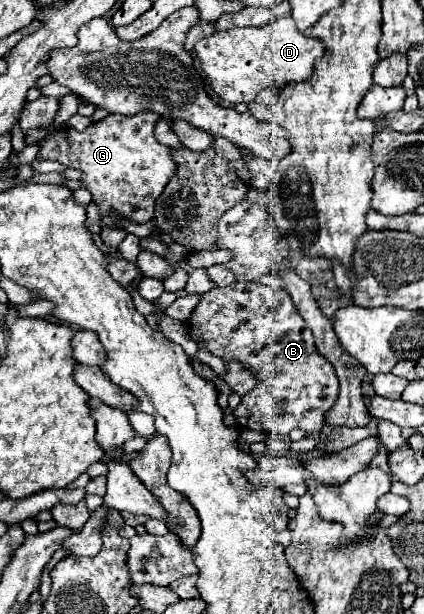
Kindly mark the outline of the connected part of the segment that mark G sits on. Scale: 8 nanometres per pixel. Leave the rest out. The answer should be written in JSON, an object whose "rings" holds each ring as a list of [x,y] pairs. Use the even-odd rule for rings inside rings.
{"rings":[[[138,113],[134,117],[108,115],[84,131],[74,131],[70,127],[54,131],[40,141],[38,157],[56,159],[66,167],[80,169],[84,173],[82,181],[92,193],[92,199],[98,203],[100,213],[116,209],[130,221],[146,223],[152,219],[154,201],[176,175],[178,167],[170,147],[156,141],[154,127],[154,113]]]}

